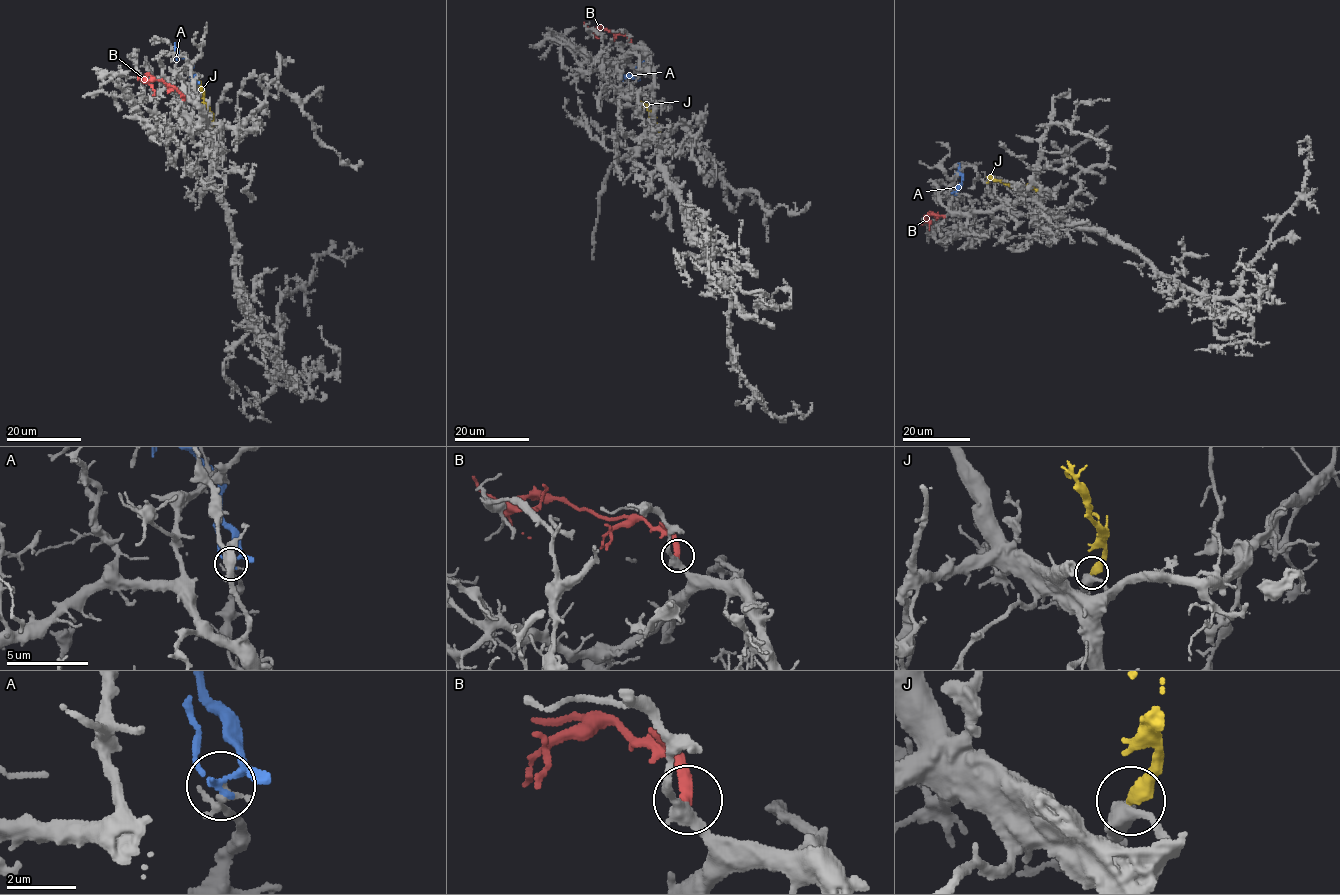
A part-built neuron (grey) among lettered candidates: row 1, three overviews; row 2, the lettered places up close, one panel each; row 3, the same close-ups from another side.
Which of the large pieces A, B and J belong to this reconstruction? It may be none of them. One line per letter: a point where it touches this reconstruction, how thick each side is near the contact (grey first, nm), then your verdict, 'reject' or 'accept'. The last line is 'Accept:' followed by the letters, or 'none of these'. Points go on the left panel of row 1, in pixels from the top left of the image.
A: (194, 84) | 150/170 nm | reject
B: (184, 99) | 340/280 nm | accept
J: (210, 126) | 440/360 nm | reject
Accept: B

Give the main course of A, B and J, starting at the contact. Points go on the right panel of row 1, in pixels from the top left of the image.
A: (956, 194), (962, 175), (957, 173), (958, 162)
B: (944, 216), (928, 214), (925, 218), (930, 223), (928, 230)
J: (1040, 192), (1012, 186), (990, 176), (987, 183)

